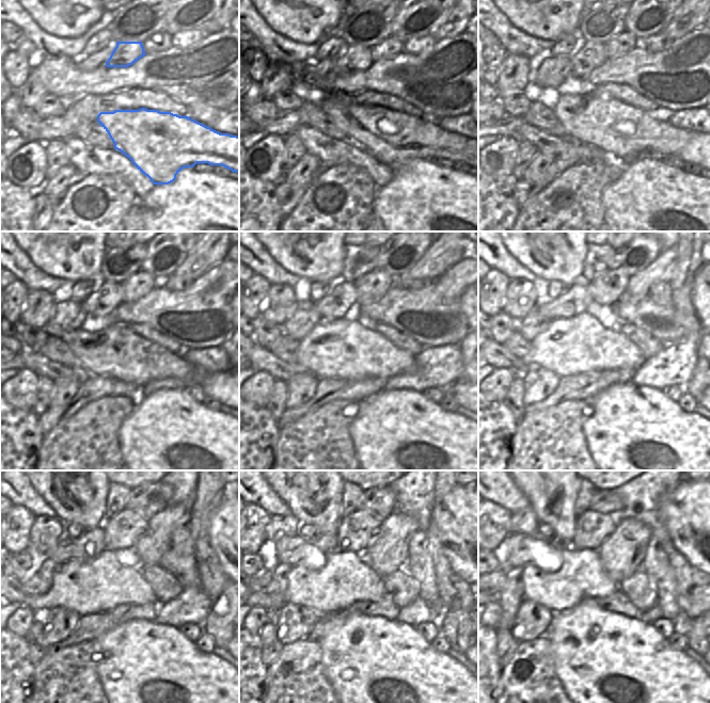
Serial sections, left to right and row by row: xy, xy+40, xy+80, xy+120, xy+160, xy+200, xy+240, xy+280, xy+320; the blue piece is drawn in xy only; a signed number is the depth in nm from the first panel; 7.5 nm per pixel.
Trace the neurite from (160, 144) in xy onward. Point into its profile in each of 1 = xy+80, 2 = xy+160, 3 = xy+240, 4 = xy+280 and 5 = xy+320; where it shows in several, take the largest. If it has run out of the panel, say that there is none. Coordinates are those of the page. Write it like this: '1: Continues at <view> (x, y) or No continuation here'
1: Continues at xy+80 (596, 118)
2: Continues at xy+160 (338, 346)
3: Continues at xy+240 (91, 579)
4: Continues at xy+280 (322, 577)
5: Continues at xy+320 (557, 575).

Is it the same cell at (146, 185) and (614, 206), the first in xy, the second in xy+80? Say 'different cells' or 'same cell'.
different cells

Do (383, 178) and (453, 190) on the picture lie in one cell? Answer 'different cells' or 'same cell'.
different cells

